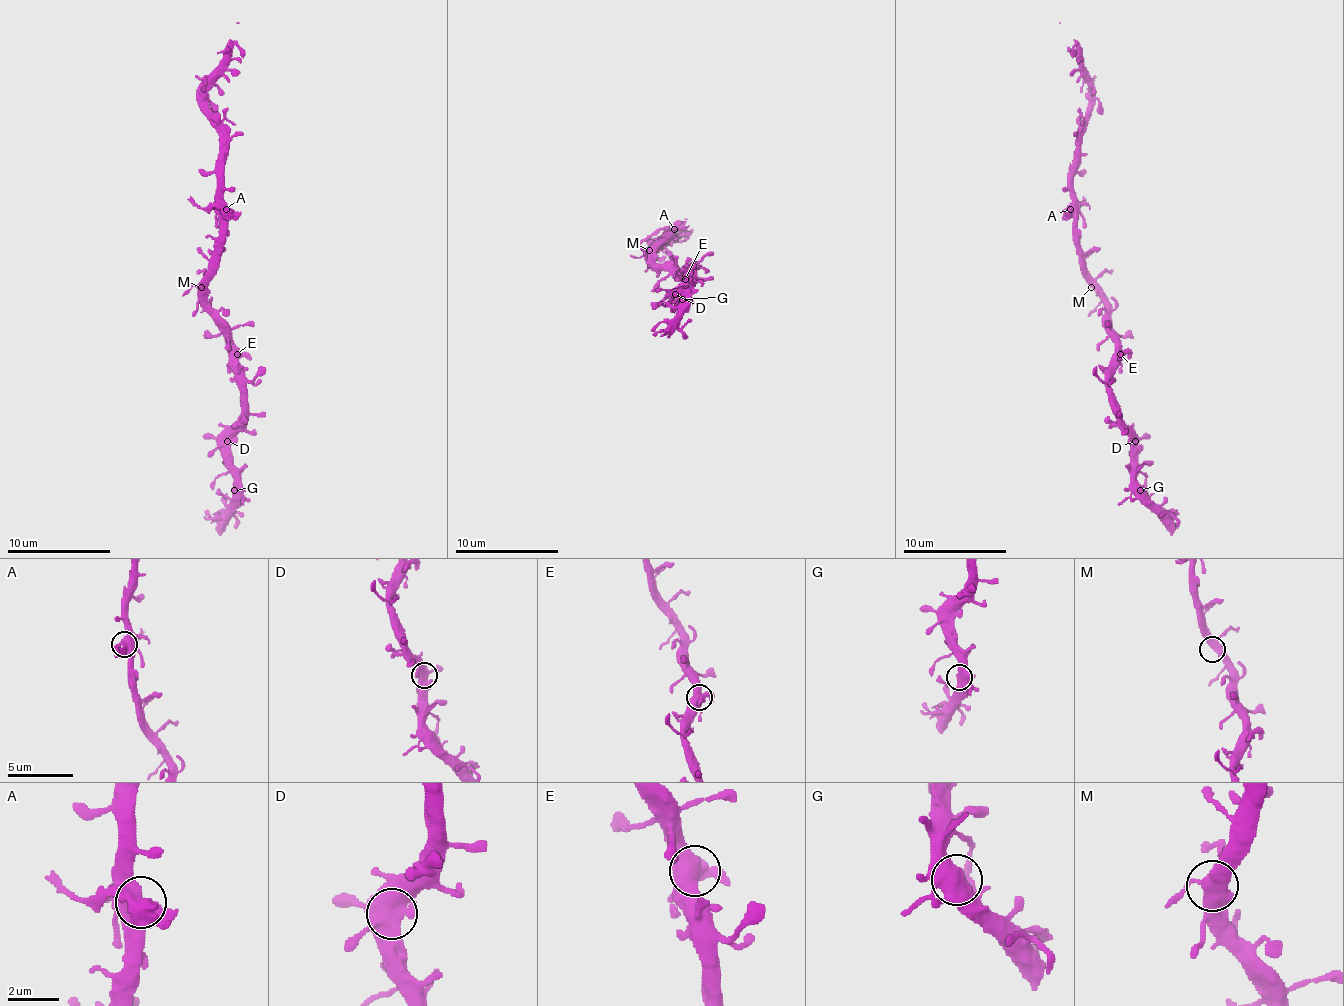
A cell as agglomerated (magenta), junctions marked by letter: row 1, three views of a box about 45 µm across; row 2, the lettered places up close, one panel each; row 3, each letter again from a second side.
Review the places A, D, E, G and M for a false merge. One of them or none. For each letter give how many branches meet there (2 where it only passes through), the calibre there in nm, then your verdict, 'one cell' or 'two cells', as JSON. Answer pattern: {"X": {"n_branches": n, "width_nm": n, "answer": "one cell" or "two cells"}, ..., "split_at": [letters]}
{"A": {"n_branches": 4, "width_nm": 550, "answer": "two cells"}, "D": {"n_branches": 4, "width_nm": 550, "answer": "one cell"}, "E": {"n_branches": 4, "width_nm": 480, "answer": "one cell"}, "G": {"n_branches": 3, "width_nm": 480, "answer": "one cell"}, "M": {"n_branches": 4, "width_nm": 480, "answer": "one cell"}, "split_at": ["A"]}

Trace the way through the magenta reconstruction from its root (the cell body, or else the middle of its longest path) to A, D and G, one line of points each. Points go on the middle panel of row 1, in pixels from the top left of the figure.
A: (654, 258), (654, 253), (675, 230)
D: (654, 258), (662, 268), (672, 273), (680, 273), (685, 268), (690, 271), (690, 279), (675, 294)
G: (654, 258), (662, 268), (672, 273), (680, 273), (685, 268), (690, 271), (690, 276), (677, 289), (682, 299)

